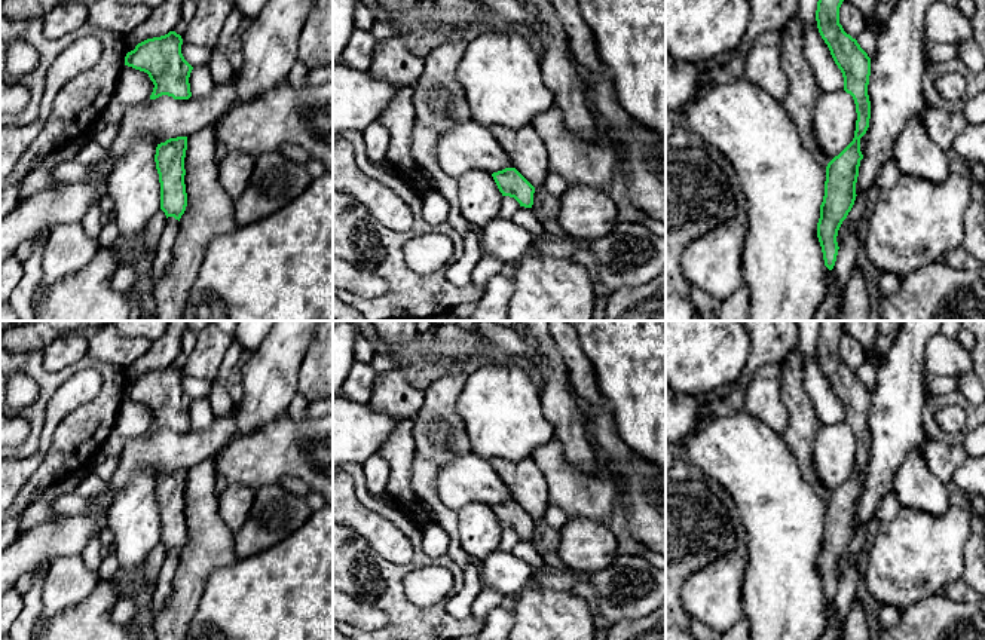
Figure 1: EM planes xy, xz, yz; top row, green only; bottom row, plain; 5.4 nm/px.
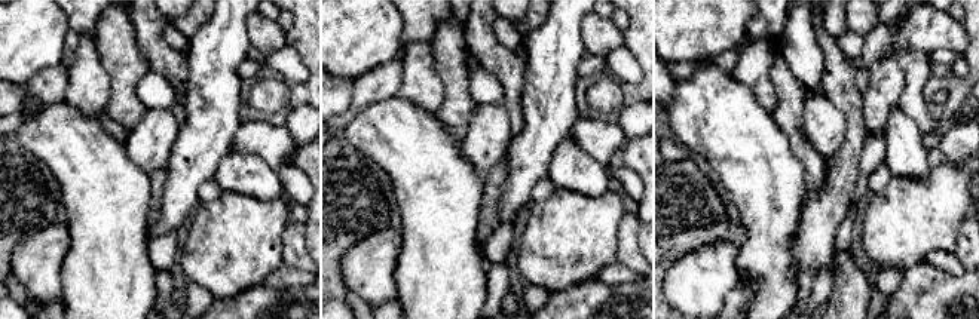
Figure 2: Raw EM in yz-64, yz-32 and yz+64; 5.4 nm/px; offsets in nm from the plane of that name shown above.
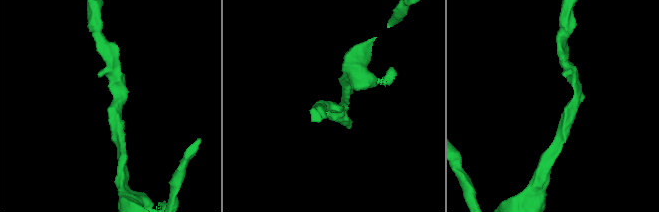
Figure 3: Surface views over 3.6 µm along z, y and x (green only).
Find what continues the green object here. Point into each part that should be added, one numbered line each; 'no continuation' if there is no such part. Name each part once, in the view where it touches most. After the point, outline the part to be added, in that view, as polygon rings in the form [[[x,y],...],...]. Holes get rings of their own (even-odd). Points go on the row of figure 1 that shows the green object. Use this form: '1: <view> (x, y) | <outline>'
no continuation

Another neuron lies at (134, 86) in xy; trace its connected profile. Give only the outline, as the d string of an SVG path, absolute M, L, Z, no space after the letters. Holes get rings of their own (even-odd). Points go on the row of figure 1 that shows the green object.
M125 65L117 77L114 98L126 107L143 104L150 99L153 88L147 73Z

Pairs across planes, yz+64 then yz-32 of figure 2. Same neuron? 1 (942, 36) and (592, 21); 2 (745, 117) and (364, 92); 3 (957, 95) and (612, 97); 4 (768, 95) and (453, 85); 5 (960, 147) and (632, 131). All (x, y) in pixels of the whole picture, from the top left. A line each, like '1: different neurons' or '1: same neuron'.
1: same neuron
2: different neurons
3: different neurons
4: different neurons
5: different neurons

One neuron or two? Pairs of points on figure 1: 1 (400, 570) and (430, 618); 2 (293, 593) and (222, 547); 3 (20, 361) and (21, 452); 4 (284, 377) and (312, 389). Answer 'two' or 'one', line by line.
1: one
2: two
3: one
4: two

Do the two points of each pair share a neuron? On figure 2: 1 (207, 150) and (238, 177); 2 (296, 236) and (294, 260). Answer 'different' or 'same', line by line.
1: different
2: same

